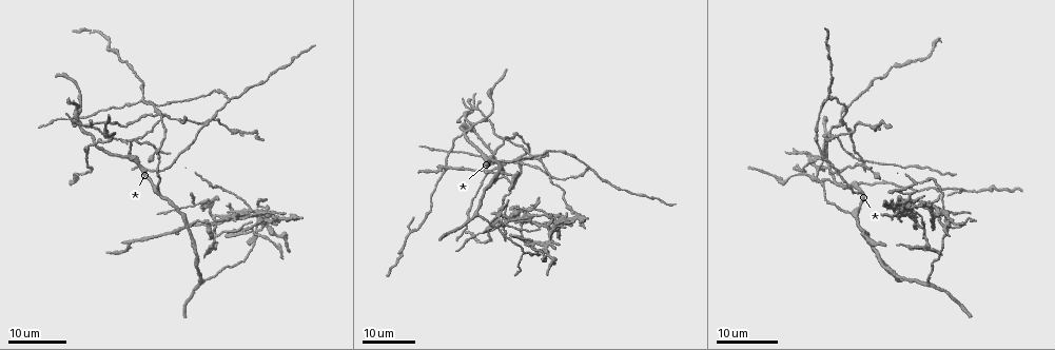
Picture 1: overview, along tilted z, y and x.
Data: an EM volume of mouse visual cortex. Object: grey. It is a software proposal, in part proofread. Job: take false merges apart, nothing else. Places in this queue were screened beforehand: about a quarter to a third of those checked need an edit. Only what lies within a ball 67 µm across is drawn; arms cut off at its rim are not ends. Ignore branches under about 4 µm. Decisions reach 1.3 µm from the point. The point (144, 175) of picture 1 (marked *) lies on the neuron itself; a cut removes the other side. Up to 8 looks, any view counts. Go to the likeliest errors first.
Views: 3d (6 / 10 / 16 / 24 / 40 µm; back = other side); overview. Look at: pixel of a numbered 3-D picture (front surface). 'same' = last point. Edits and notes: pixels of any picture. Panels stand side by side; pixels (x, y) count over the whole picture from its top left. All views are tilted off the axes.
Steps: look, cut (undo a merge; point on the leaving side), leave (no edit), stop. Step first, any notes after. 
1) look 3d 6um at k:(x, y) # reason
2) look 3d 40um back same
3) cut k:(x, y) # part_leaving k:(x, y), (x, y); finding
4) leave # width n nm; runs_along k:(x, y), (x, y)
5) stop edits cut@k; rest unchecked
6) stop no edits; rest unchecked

look 3d 24um at 1:(94, 144) # four or more arms meet

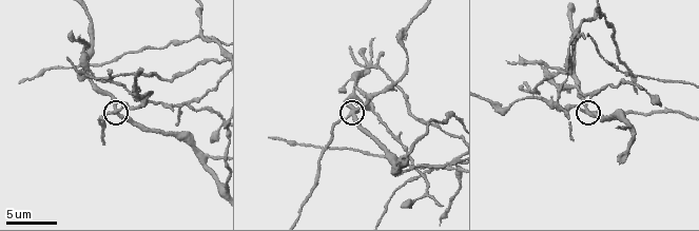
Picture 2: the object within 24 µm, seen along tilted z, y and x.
look 3d 6um at 2:(115, 112) # closer look

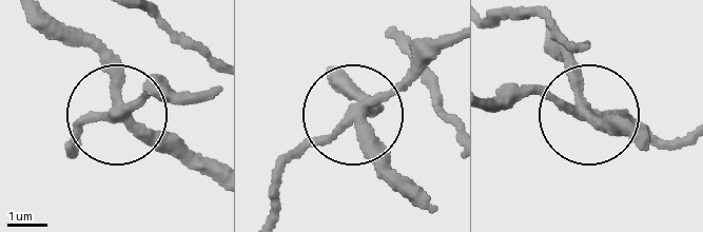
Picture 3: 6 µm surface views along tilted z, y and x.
cut 3:(76, 121) # width 240 nm; part_leaving 3:(356, 108), (295, 159), (273, 210); two neurons meet here

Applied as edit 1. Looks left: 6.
look 3d 16um at 2:(407, 153) # arms part here

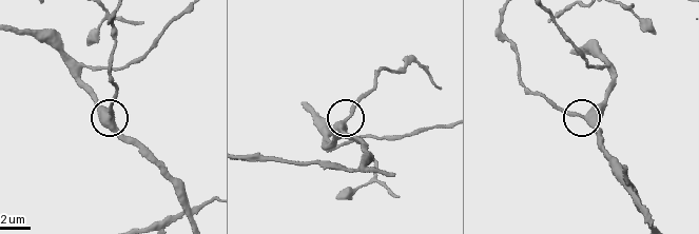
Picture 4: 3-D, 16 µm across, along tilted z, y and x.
leave # width 360 nm; runs_along 4:(614, 80), (604, 100), (583, 116), (567, 112), (544, 94); all the same neuron

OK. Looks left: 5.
look 3d 16um at 2:(353, 96) # branch point

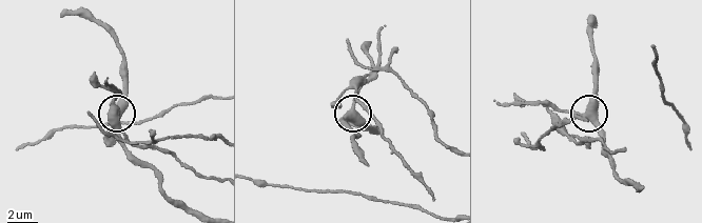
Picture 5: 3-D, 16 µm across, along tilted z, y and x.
leave # width 370 nm; runs_along 5:(639, 191), (620, 178), (598, 123), (587, 108), (596, 79); one neuron here

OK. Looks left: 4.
look 3d 16um at 1:(187, 224) # four arms meet

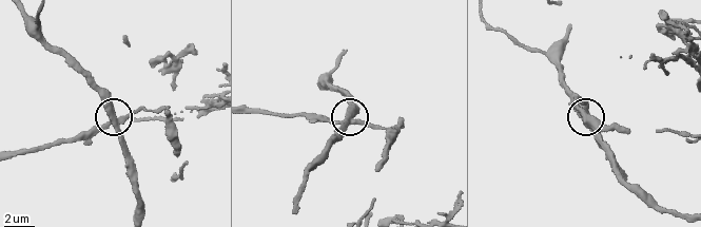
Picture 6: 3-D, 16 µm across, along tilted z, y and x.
look 3d 10um same

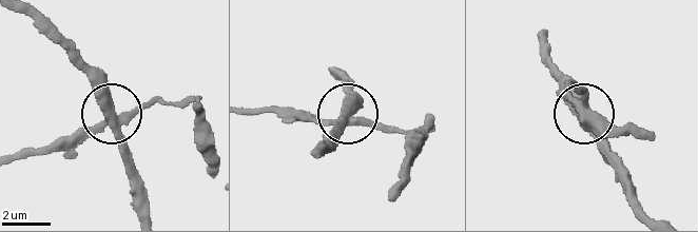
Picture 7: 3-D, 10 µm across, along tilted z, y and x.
look 3d 6um at 7:(109, 123)

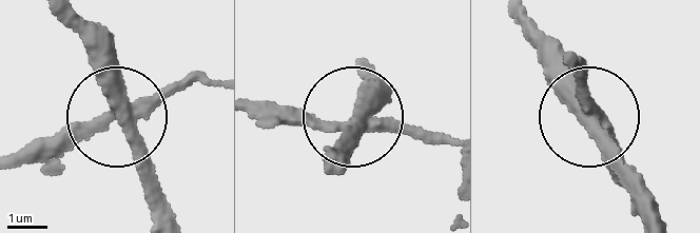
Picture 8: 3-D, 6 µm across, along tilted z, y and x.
cut 8:(70, 124) # width 350 nm; part_leaving 8:(125, 113), (22, 149); two neurons meet here

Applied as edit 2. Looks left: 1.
stop edits cut@3, cut@8; rest unchecked

